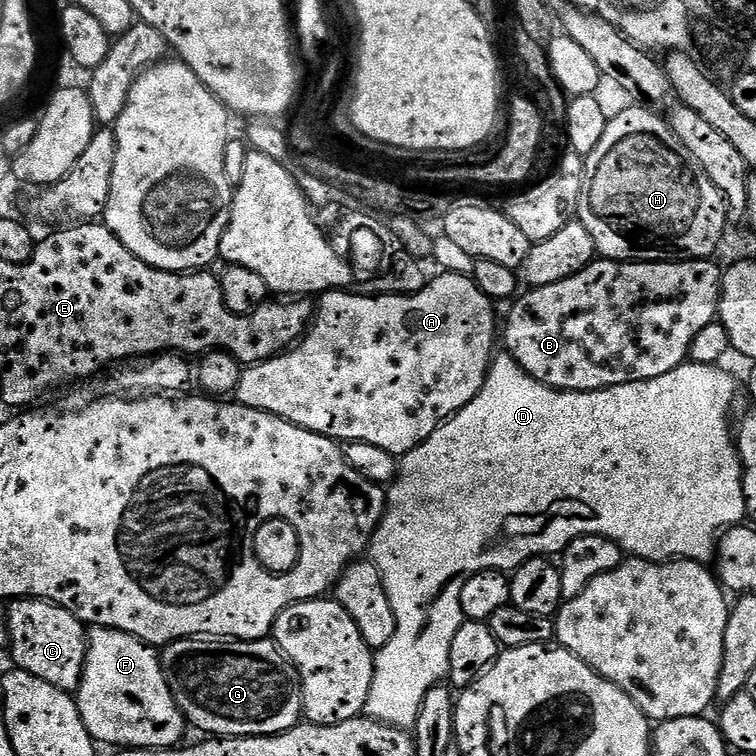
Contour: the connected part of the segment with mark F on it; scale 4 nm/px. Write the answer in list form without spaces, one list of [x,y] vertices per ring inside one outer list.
[[[97,627],[88,632],[84,673],[74,699],[86,730],[101,745],[163,750],[183,741],[184,713],[166,682],[157,649],[128,632]]]

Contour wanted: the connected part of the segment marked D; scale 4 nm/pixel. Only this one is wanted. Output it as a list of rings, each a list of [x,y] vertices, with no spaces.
[[[500,355],[489,366],[486,382],[479,394],[465,408],[444,421],[438,430],[434,430],[426,442],[399,457],[396,478],[386,492],[384,516],[372,533],[370,559],[382,574],[386,598],[390,598],[390,610],[394,610],[396,629],[394,638],[390,638],[390,642],[375,653],[374,682],[370,686],[370,698],[366,698],[364,712],[372,719],[395,728],[415,729],[418,710],[422,710],[422,698],[426,698],[428,691],[447,677],[450,646],[454,643],[454,634],[458,634],[465,621],[460,605],[462,586],[466,586],[474,574],[489,570],[511,573],[527,560],[552,558],[563,553],[564,547],[579,536],[610,538],[625,553],[642,560],[708,562],[716,555],[718,537],[724,529],[743,525],[746,520],[744,471],[740,468],[733,429],[728,429],[728,411],[736,400],[736,380],[724,366],[685,362],[670,370],[670,374],[642,382],[619,384],[593,392],[559,392],[557,388],[546,386],[526,374],[513,356]]]

